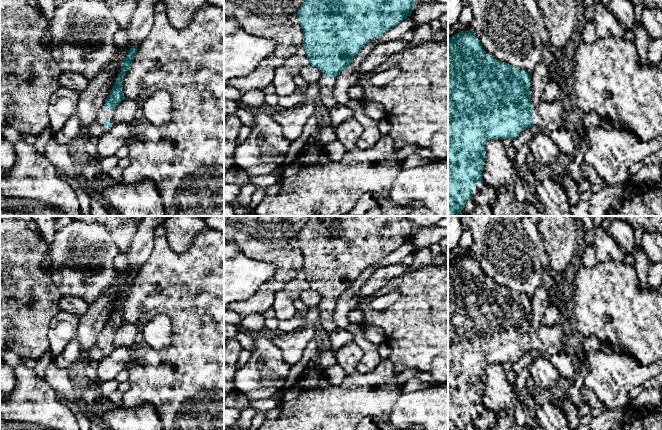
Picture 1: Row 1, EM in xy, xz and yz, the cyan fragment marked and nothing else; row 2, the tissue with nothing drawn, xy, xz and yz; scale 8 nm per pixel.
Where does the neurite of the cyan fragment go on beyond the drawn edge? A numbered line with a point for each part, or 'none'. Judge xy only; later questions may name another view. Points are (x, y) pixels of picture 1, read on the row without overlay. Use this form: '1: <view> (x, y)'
1: xy (103, 339)

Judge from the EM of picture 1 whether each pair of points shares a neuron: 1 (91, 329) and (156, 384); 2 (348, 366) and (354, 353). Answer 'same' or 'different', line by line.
1: different
2: same

